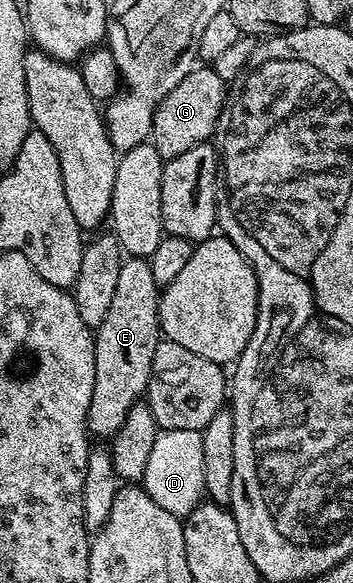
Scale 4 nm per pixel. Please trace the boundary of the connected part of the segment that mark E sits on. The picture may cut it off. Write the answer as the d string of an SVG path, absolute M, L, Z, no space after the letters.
M127 257L121 267L113 304L105 314L105 323L94 330L95 374L93 399L89 403L87 432L92 438L114 438L115 432L125 423L125 417L134 405L140 404L146 394L153 367L153 351L161 340L159 327L159 299L161 286L153 279L150 260Z

